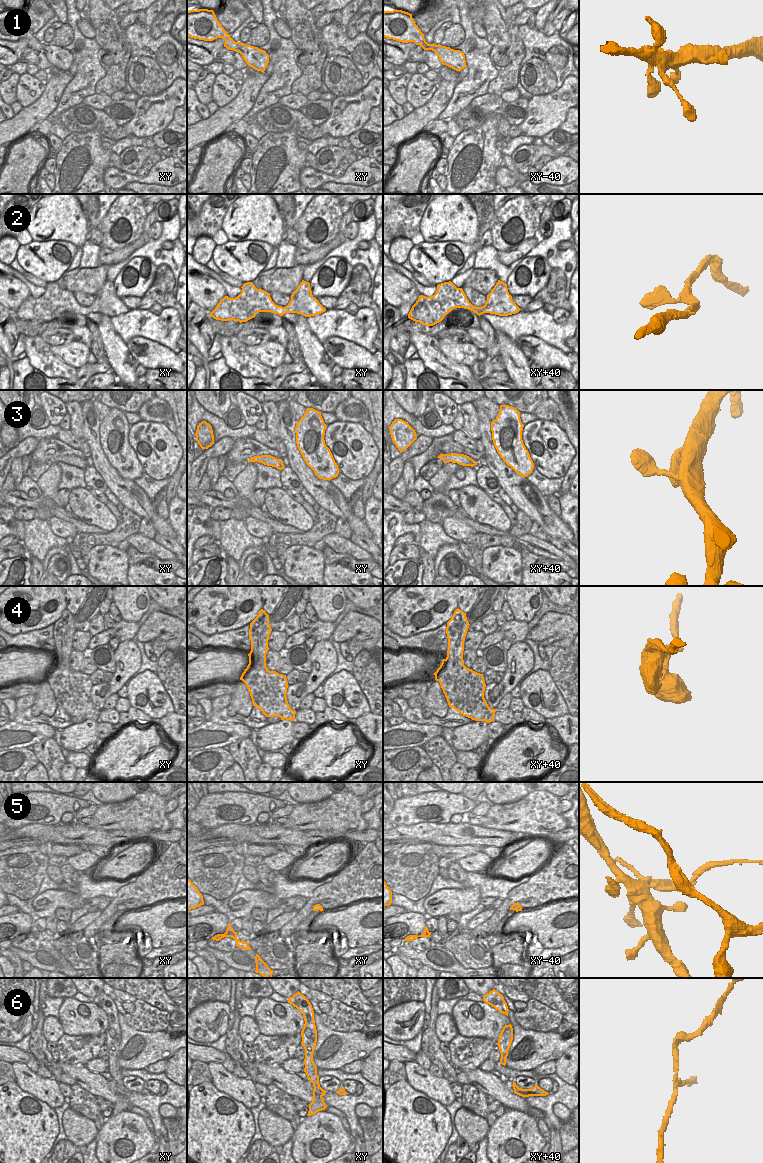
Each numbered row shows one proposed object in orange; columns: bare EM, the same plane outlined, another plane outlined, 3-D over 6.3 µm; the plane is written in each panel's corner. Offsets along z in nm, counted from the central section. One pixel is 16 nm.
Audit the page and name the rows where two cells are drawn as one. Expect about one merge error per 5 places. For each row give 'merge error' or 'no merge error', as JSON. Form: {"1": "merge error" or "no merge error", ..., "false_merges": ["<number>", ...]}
{"1": "no merge error", "2": "no merge error", "3": "no merge error", "4": "no merge error", "5": "merge error", "6": "merge error", "false_merges": ["5", "6"]}

